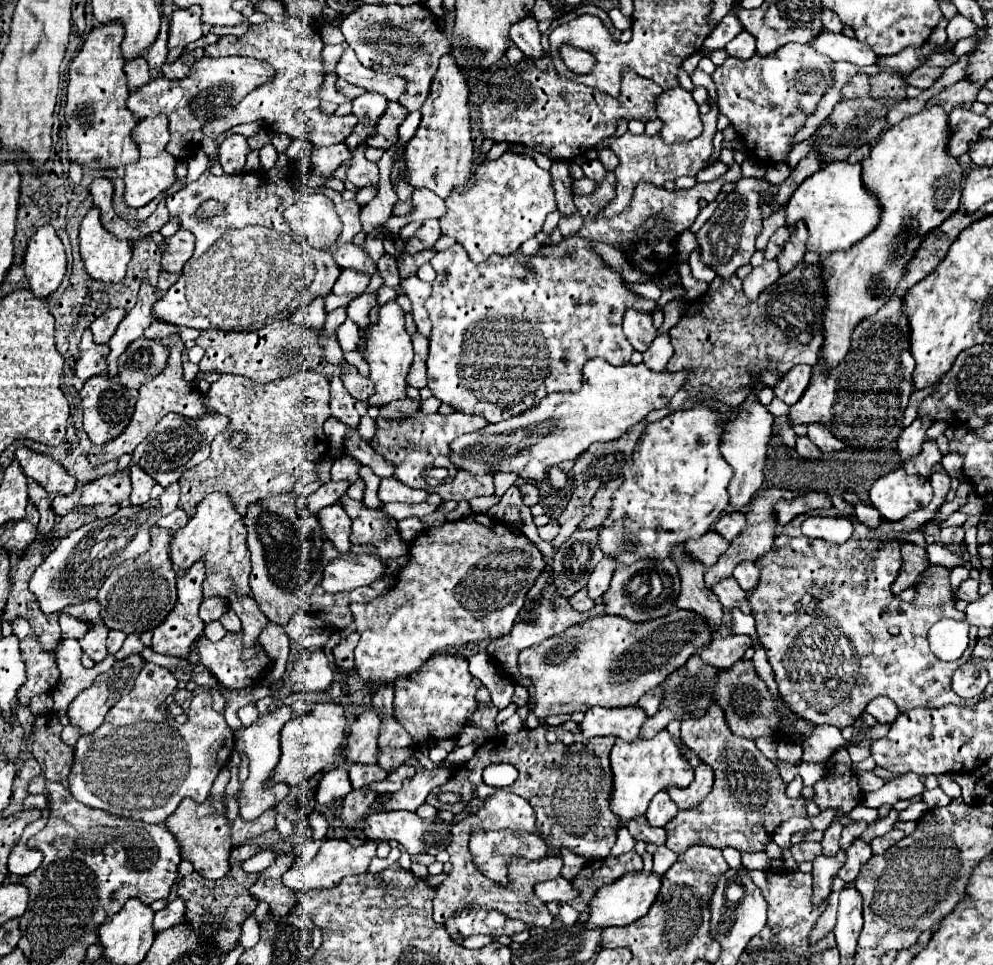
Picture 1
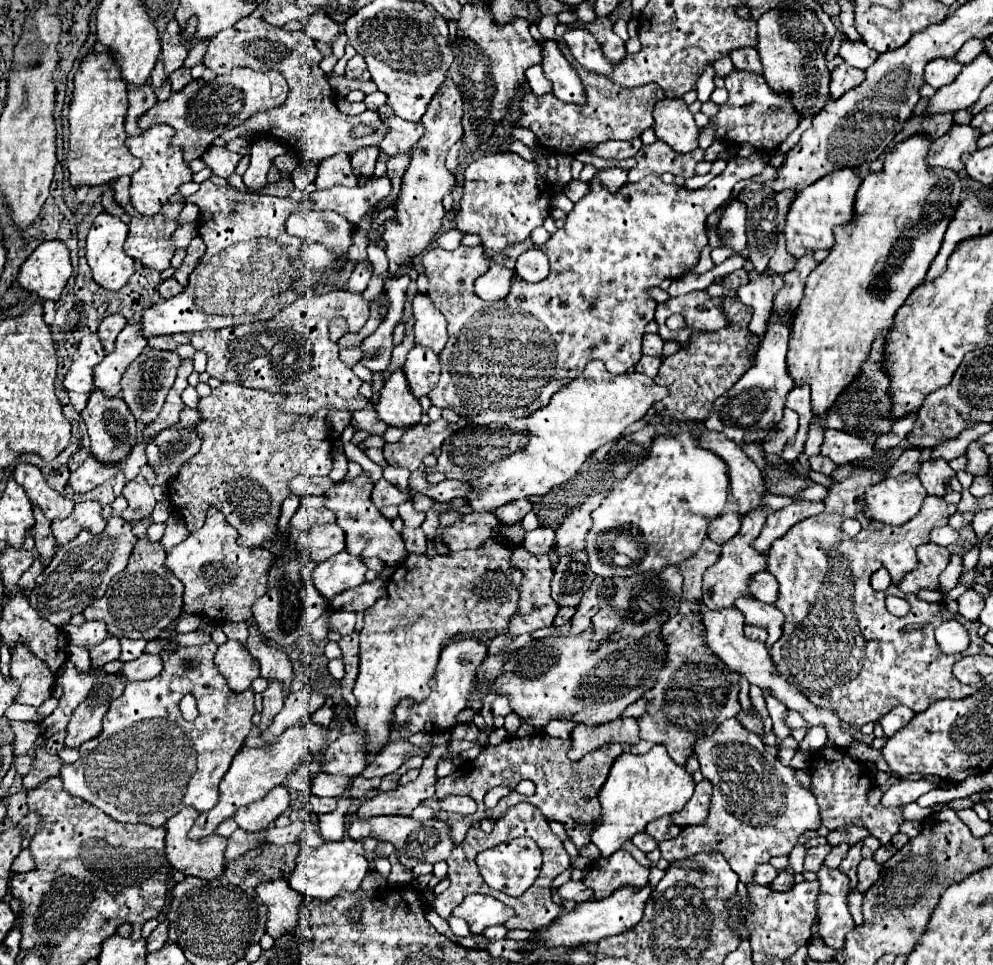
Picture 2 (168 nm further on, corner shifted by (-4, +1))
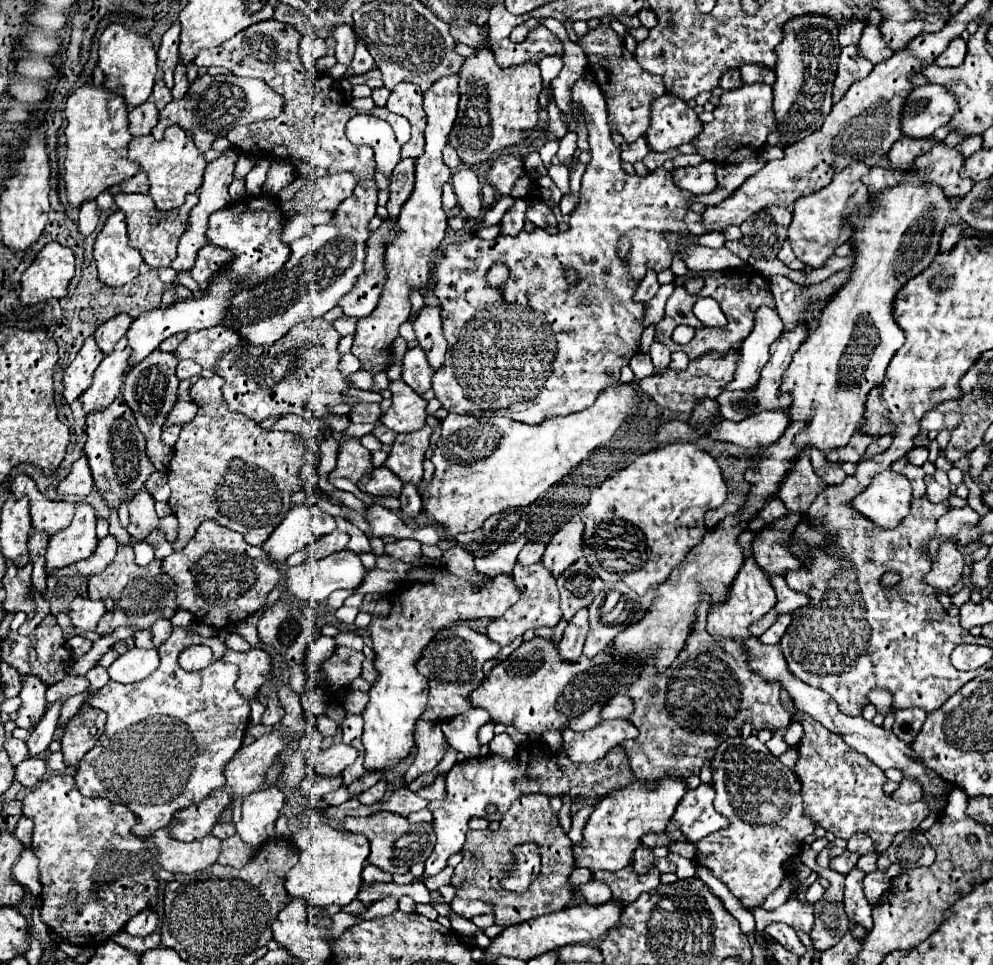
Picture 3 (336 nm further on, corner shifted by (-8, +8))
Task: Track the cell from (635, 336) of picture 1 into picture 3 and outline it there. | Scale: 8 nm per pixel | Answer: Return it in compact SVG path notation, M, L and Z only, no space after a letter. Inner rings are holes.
M656 341L650 347L650 357L652 357L656 373L662 373L668 367L668 363L670 363L670 351L668 351L668 347L664 347L662 343L656 343Z

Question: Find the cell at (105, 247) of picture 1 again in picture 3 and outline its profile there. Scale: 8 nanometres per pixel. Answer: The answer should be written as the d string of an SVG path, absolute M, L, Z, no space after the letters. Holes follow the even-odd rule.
M116 211L106 219L94 243L94 259L98 279L110 287L122 287L138 275L144 259L138 249L128 245L126 219L122 211Z

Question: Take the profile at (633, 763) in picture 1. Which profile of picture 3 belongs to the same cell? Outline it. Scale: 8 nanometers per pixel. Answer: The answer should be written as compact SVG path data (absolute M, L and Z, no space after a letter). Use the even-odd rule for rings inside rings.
M664 777L658 781L658 787L654 791L646 789L646 781L634 779L626 789L614 791L600 799L584 827L584 843L572 845L574 867L586 867L590 871L620 871L630 865L642 835L662 833L670 823L672 811L676 811L676 803L680 803L684 793L684 779Z

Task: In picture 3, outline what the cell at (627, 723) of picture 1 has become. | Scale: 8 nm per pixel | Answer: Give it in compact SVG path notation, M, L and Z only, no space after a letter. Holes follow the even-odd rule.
M614 719L614 721L600 721L594 729L576 733L576 731L562 731L564 745L568 749L566 755L576 763L592 763L604 757L612 747L620 745L626 739L636 739L638 731L632 727L630 721Z

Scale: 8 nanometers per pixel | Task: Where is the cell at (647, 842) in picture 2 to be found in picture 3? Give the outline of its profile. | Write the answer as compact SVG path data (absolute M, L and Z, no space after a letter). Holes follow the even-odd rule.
M642 845L636 849L636 857L634 857L634 871L638 873L638 875L642 875L642 873L646 873L646 871L650 871L650 869L654 869L654 855L652 855L652 849L644 849Z

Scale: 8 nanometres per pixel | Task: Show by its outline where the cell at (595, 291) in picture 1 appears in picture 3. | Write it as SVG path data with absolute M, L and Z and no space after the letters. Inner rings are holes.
M584 77L578 79L572 87L572 101L574 105L580 107L586 119L586 127L590 133L588 143L590 143L592 161L588 163L586 173L582 177L582 189L580 189L582 197L570 217L570 229L560 231L558 235L550 235L544 229L536 227L534 233L520 231L520 235L516 237L498 235L492 241L472 237L460 245L448 245L436 257L436 267L432 273L434 275L432 291L442 305L442 325L444 325L444 335L448 339L448 351L446 351L444 367L436 371L432 379L432 387L436 399L442 403L442 407L448 413L484 415L484 407L468 399L468 391L464 391L462 387L462 371L484 371L488 377L492 377L494 373L528 373L528 357L536 361L536 357L528 353L528 325L536 323L534 321L536 315L544 315L544 323L548 323L548 331L552 331L552 339L556 339L556 359L552 359L552 375L548 375L548 379L540 383L540 391L536 391L536 399L528 399L528 403L520 403L520 407L504 407L504 411L496 411L496 415L510 417L526 425L540 425L542 421L556 415L584 411L596 401L600 391L618 383L620 369L628 365L628 359L632 359L632 355L638 353L640 349L644 305L634 303L632 293L638 289L648 269L654 271L668 269L674 255L680 255L686 261L686 267L694 267L694 271L698 273L720 271L728 267L738 269L746 265L746 261L742 261L726 247L710 249L702 245L692 245L692 247L676 245L678 251L670 251L672 245L664 239L664 233L668 231L676 231L684 235L688 233L684 215L688 213L686 201L690 193L680 191L672 183L672 173L668 173L662 167L650 173L648 177L628 175L622 171L620 149L612 143L610 137L604 95L600 93L594 81L586 81ZM622 235L626 235L632 243L630 259L626 263L620 261L616 255L618 239ZM494 263L504 263L510 269L510 277L502 287L490 287L486 283L486 273ZM566 267L572 267L580 275L576 283L566 281Z

